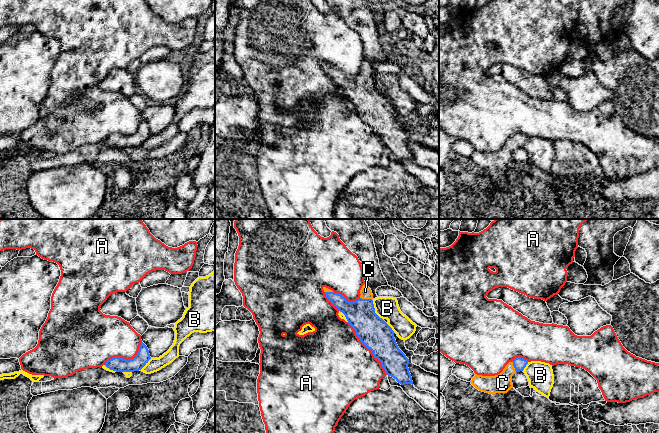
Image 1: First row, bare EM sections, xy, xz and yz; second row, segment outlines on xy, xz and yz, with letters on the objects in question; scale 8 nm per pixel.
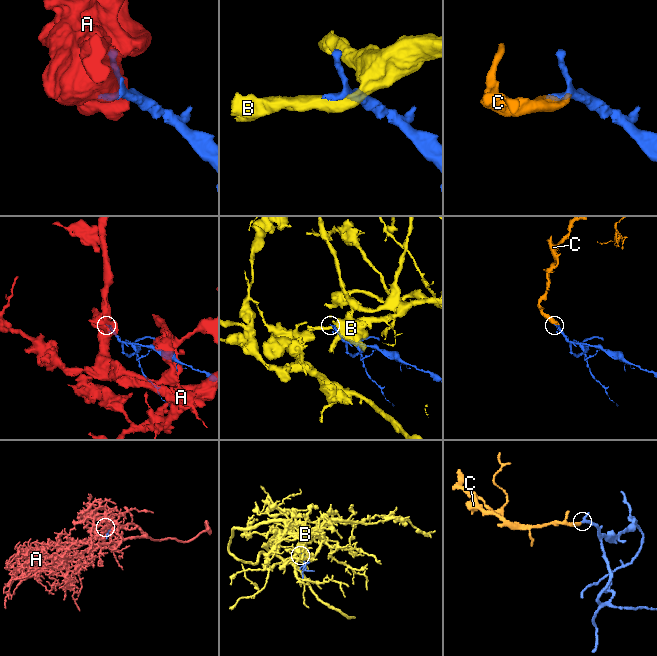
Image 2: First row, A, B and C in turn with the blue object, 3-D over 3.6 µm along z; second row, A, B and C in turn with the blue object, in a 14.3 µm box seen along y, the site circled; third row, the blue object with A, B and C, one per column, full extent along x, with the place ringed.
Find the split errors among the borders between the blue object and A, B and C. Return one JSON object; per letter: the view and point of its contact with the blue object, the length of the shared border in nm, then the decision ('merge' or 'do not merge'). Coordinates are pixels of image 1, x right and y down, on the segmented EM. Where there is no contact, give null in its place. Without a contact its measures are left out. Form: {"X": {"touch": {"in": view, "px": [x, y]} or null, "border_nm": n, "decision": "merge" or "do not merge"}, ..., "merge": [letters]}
{"A": {"touch": {"in": "xz", "px": [368, 348]}, "border_nm": 550, "decision": "do not merge"}, "B": {"touch": {"in": "xz", "px": [374, 310]}, "border_nm": 200, "decision": "do not merge"}, "C": {"touch": {"in": "xz", "px": [366, 299]}, "border_nm": 100, "decision": "merge"}, "merge": ["C"]}

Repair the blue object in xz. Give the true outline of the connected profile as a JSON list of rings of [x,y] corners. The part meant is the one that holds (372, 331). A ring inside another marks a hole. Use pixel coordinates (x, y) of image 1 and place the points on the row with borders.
[[[368,285],[362,286],[360,298],[354,302],[326,287],[323,290],[328,300],[345,315],[359,340],[381,362],[386,374],[401,385],[413,385],[409,359],[399,349],[392,328],[375,313],[373,294]]]

